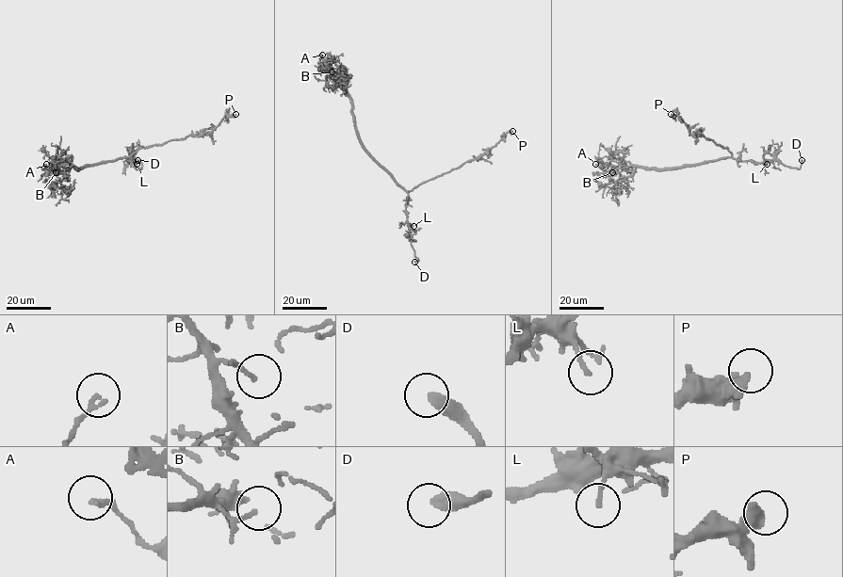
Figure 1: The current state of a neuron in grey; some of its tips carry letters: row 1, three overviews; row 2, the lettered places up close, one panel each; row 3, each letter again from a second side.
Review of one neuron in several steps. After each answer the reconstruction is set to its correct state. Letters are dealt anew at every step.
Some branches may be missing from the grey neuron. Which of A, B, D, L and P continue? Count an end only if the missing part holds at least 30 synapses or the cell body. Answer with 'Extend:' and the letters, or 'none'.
Extend: D

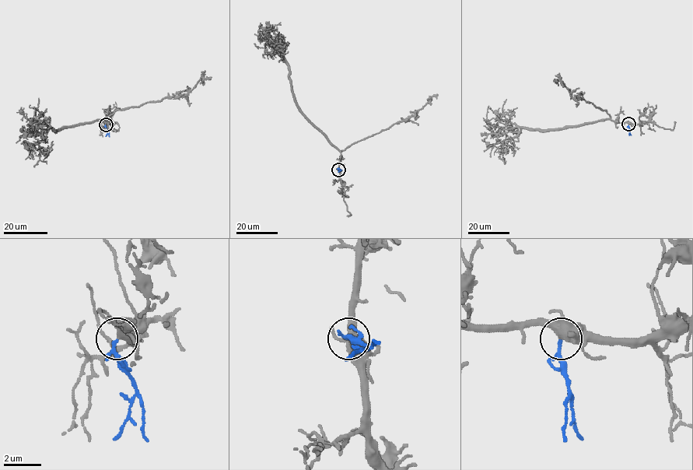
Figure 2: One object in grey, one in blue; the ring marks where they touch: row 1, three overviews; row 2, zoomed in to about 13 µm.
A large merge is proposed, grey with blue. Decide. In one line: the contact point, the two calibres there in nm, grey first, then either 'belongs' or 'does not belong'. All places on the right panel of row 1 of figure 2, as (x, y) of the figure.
at (628, 124); 440 nm thick on the grey side, 120 nm on the other; belongs

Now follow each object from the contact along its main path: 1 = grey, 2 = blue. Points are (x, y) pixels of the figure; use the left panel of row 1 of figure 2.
1: (106, 124), (106, 119), (97, 119), (59, 130), (42, 130), (30, 124), (35, 110), (30, 105)
2: (106, 124), (108, 131), (105, 136)

